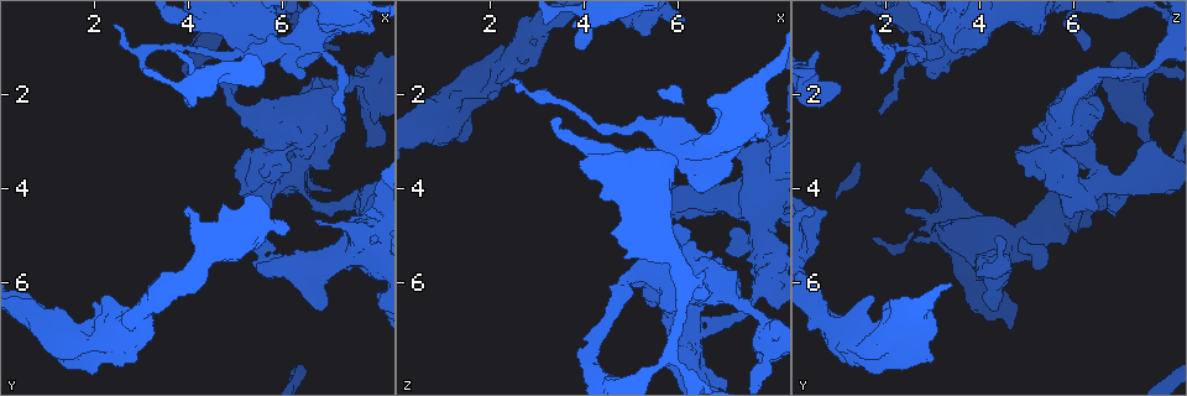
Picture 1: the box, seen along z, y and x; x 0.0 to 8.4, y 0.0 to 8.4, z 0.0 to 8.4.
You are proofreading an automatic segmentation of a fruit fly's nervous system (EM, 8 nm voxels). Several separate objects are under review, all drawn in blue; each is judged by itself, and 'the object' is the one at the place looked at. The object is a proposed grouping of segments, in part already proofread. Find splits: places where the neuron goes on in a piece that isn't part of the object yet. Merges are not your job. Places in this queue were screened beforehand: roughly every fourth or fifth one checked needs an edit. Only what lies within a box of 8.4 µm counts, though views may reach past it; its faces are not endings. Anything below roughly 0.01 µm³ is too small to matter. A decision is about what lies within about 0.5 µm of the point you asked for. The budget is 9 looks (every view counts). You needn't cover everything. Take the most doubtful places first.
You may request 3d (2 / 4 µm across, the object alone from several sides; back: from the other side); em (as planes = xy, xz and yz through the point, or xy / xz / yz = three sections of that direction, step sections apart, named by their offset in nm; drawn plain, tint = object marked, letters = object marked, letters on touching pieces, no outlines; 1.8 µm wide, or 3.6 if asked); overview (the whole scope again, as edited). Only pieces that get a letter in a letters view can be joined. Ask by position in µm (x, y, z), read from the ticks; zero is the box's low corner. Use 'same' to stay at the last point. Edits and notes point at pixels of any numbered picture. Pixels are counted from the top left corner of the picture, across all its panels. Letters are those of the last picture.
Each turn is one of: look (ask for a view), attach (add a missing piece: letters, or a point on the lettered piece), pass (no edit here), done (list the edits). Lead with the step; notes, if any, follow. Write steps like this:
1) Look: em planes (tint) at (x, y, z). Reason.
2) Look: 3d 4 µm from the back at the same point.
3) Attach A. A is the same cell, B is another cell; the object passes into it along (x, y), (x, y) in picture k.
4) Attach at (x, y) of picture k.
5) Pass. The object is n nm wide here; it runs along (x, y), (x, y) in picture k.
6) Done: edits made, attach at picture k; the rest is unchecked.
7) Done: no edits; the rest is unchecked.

Look: em 3.6 µm planes (tint) at (7.95, 1.85, 7.15). Sharp bend.

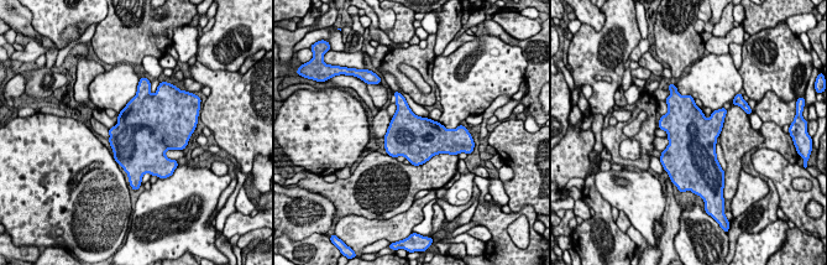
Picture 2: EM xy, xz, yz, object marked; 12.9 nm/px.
Look: em 3.6 µm planes (letters) at the same point.

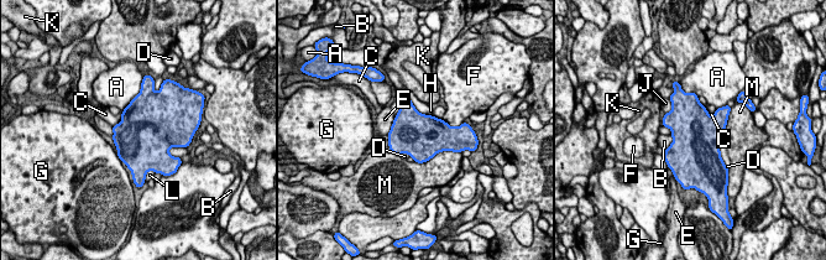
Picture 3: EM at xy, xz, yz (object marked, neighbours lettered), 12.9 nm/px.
Pass. The longest contact is with M, 550 nm; A, B, C, D, E, F, G, H, J, K, L and M are other cells; a border runs along (402, 89), (419, 112), (432, 115) in picture 3; no lettered piece goes on from it.

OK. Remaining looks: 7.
Look: 3d 4 µm at (5.80, 3.10, 7.70). Thick end.

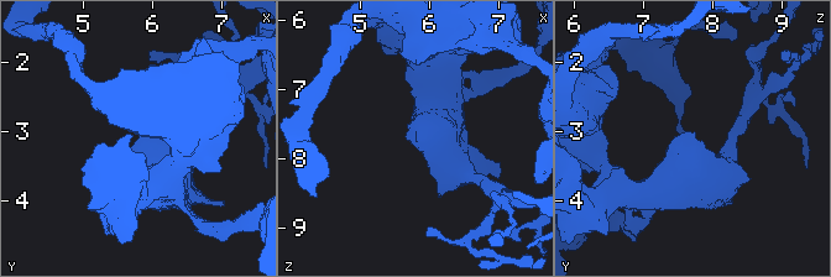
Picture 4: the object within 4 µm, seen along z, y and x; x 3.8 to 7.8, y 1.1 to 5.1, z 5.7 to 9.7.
Look: em 3.6 µm yz step 8 (plain) at (5.80, 3.05, 7.75). Now the EM.

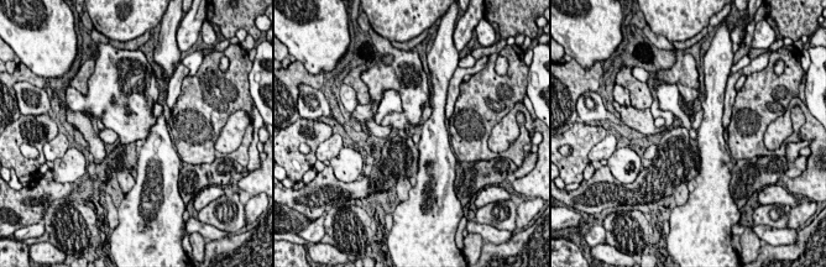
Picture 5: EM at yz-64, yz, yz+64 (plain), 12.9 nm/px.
Look: em 3.6 µm yz step 8 (letters) at the same point. What lies round it.

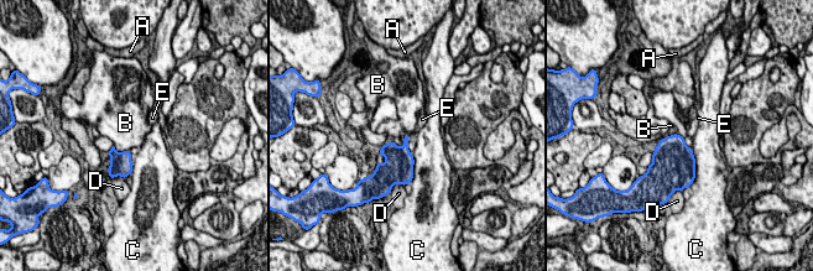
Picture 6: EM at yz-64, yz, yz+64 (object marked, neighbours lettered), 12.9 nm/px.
Attach E. E is the same cell, A, B, C and D are other cells; the object passes into it along (400, 156), (407, 139), (412, 136) in picture 6; the neuron continues.

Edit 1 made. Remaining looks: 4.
Look: overview. Redraw.

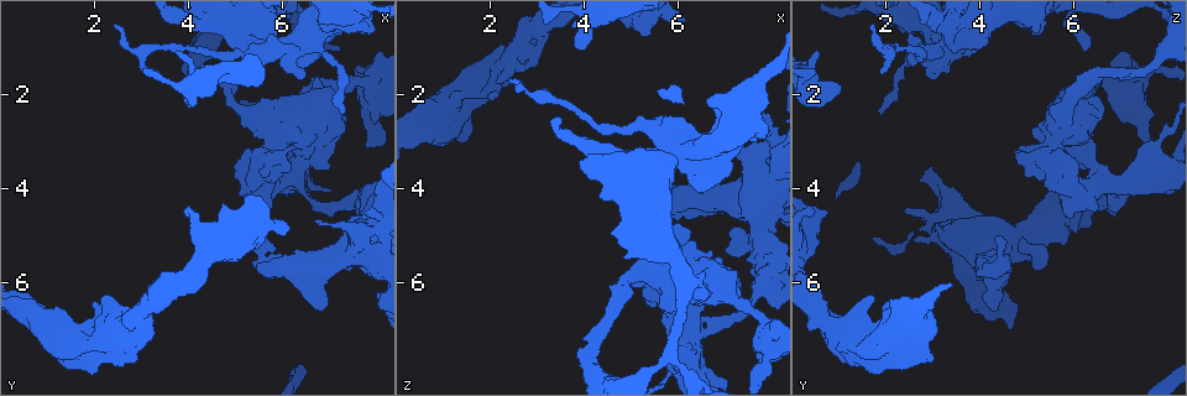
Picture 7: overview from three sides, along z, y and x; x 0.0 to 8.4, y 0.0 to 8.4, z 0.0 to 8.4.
Look: em xy step 8 (letters) at (5.15, 1.05, 3.45). An open end.

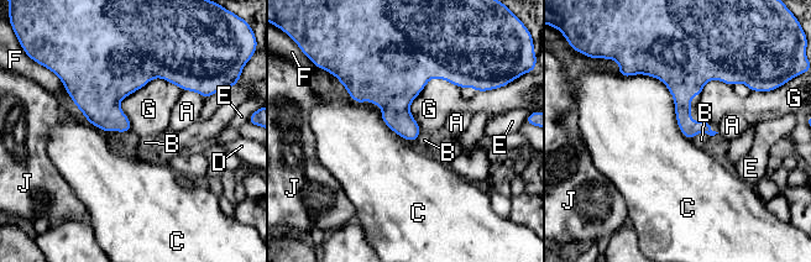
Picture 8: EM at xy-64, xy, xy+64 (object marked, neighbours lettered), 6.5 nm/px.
Look: em planes (letters) at the same point. Another direction.

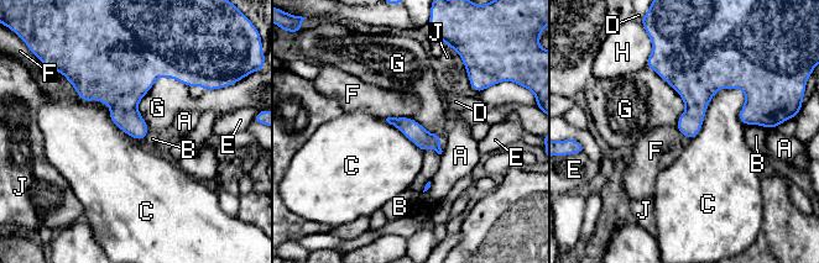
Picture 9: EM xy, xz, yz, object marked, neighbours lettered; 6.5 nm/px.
Pass. A, B, C, D, E, F, G, H and J are other cells; no lettered piece goes on from it.

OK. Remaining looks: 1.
Done: edits made, attach at picture 6; the rest is unchecked.

